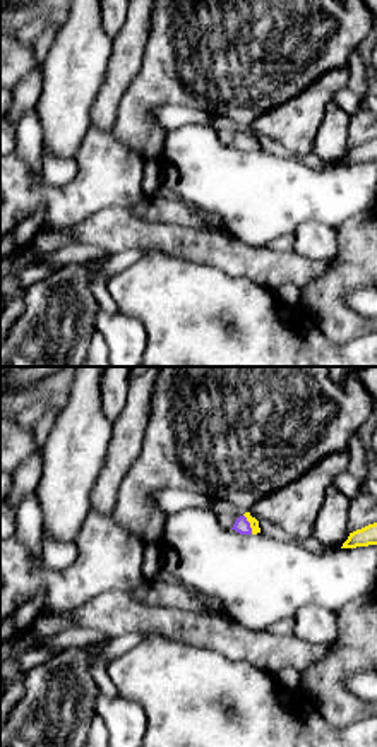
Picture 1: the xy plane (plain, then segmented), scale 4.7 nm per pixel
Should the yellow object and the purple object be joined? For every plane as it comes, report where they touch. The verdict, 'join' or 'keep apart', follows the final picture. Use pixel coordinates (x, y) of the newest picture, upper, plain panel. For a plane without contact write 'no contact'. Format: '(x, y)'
(251, 141)

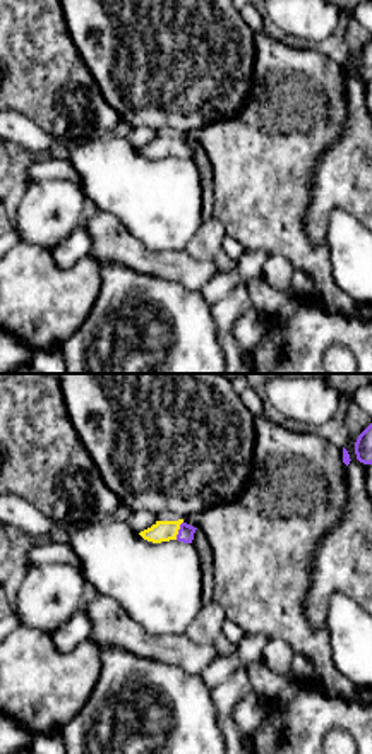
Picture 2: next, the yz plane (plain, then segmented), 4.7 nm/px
(179, 144)

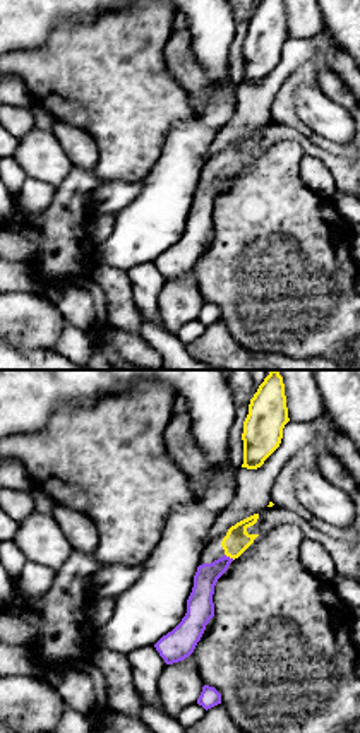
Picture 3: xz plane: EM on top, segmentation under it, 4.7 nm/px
(230, 173)

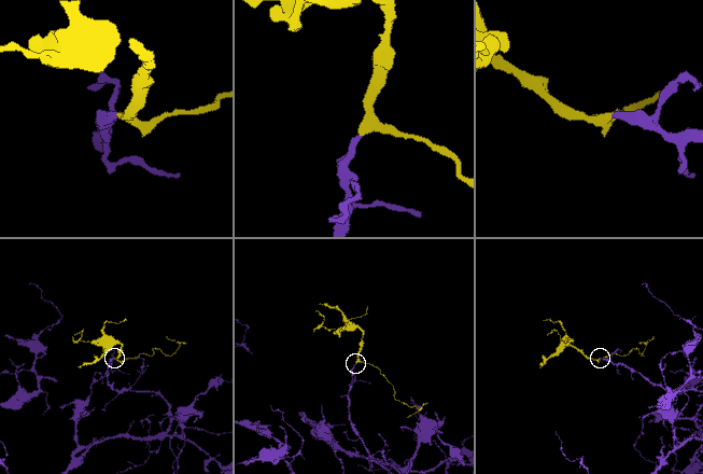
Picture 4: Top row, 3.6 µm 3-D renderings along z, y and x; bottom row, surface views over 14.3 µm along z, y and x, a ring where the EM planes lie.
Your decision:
join

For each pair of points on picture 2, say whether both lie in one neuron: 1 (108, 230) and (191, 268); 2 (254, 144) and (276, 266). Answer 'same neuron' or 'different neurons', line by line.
1: same neuron
2: different neurons

